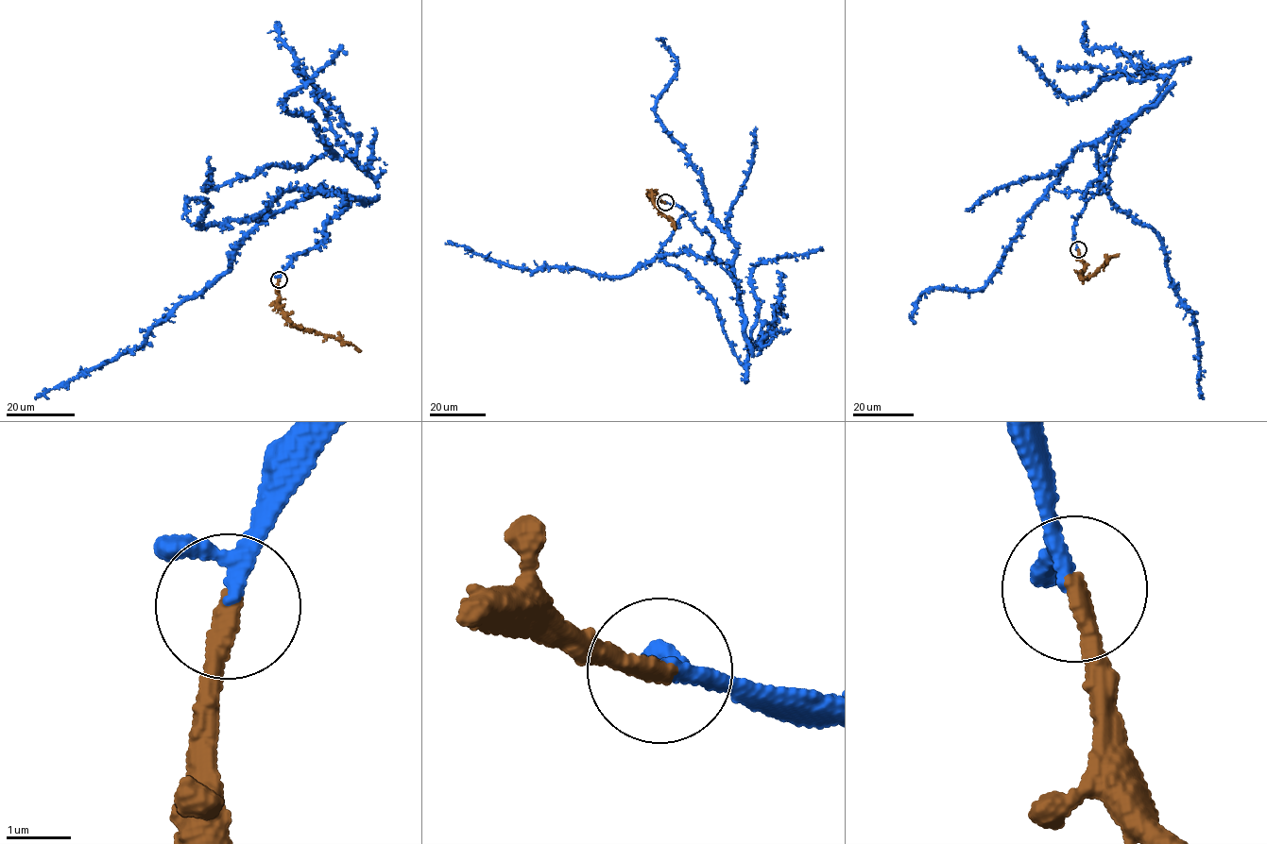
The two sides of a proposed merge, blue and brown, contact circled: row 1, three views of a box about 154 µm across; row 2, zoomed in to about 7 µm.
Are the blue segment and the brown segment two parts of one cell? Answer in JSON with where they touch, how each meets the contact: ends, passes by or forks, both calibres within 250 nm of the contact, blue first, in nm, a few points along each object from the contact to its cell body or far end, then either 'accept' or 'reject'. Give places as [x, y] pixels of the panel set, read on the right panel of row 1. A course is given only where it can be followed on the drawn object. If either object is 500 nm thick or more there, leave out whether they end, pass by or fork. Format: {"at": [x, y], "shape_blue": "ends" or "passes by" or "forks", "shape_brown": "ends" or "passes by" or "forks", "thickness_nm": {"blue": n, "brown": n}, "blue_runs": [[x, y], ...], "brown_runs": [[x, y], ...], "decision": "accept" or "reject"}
{"at": [1078, 249], "shape_blue": "passes by", "shape_brown": "ends", "thickness_nm": {"blue": 190, "brown": 320}, "blue_runs": [[1077, 249], [1073, 226], [1116, 132], [1172, 83], [1142, 62], [1172, 66], [1123, 125], [1104, 191], [1052, 186]], "brown_runs": [[1077, 249], [1079, 259], [1084, 264], [1081, 277], [1083, 278], [1093, 276], [1106, 260], [1119, 254]], "decision": "accept"}

